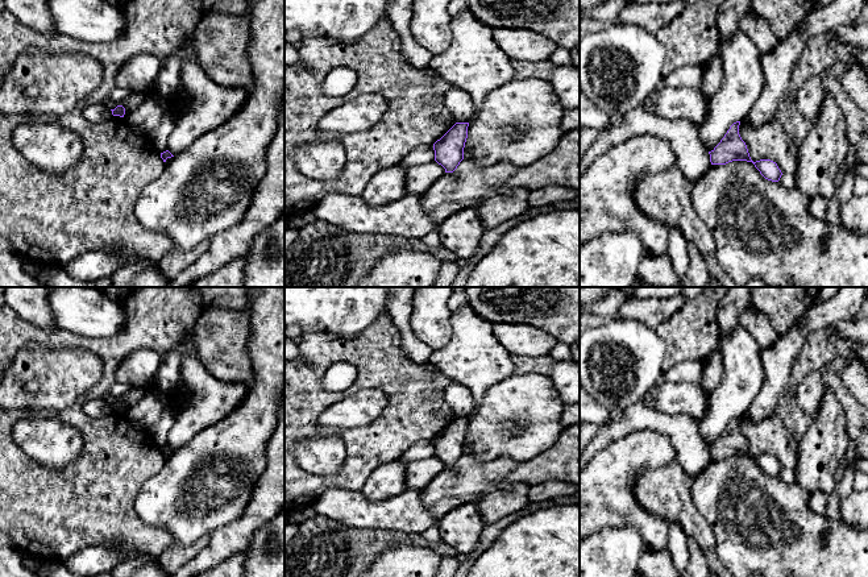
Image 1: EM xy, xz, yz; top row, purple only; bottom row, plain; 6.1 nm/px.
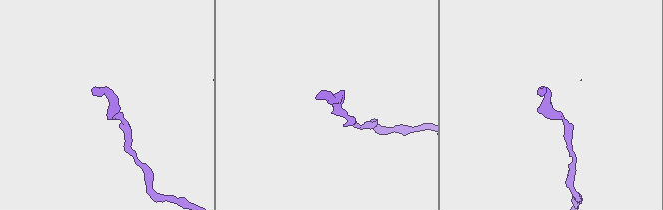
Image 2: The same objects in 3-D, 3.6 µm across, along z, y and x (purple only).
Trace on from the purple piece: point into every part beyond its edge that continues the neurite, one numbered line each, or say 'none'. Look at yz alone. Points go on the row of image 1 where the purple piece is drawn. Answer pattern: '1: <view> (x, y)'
none

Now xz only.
none

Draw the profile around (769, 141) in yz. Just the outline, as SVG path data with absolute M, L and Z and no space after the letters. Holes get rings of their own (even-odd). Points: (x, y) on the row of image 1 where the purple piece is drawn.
M744 119L740 121L739 134L746 142L753 162L771 159L777 163L782 174L796 177L798 170L798 144L776 119L760 126L753 126Z

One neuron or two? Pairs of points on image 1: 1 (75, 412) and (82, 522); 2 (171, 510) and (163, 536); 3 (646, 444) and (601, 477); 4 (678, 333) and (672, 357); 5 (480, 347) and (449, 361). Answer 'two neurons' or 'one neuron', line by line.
1: one neuron
2: two neurons
3: one neuron
4: one neuron
5: one neuron

